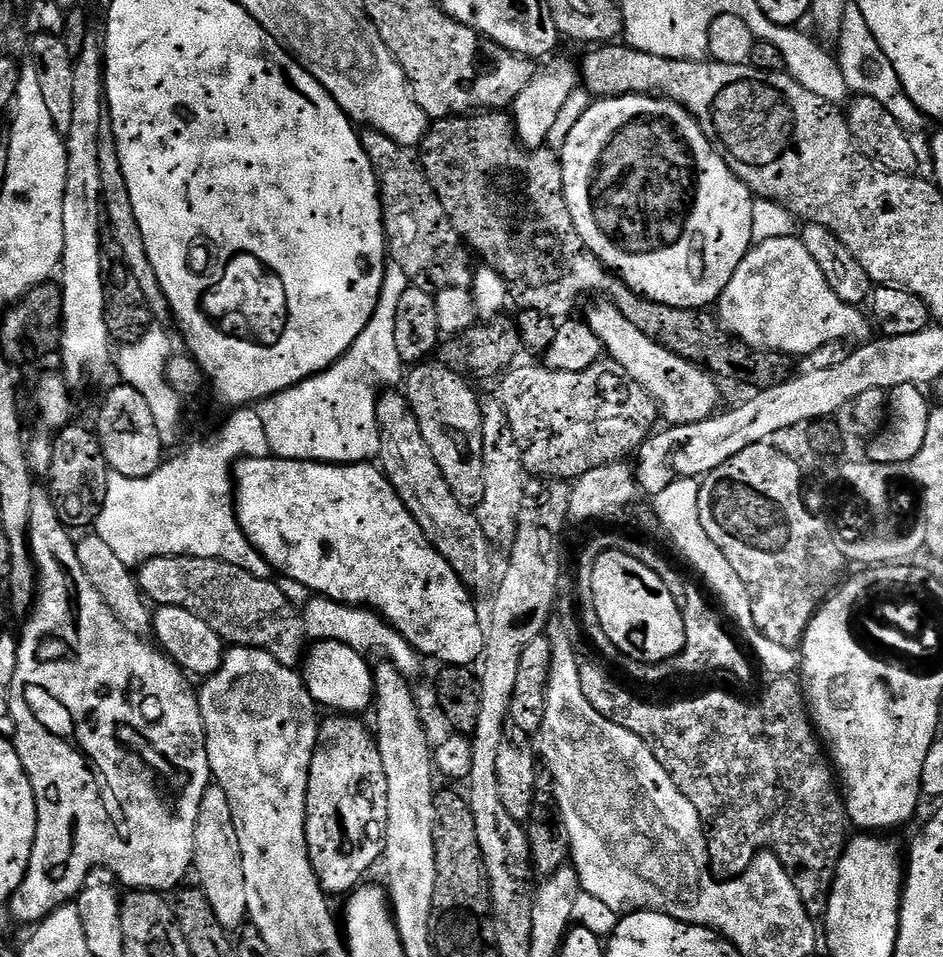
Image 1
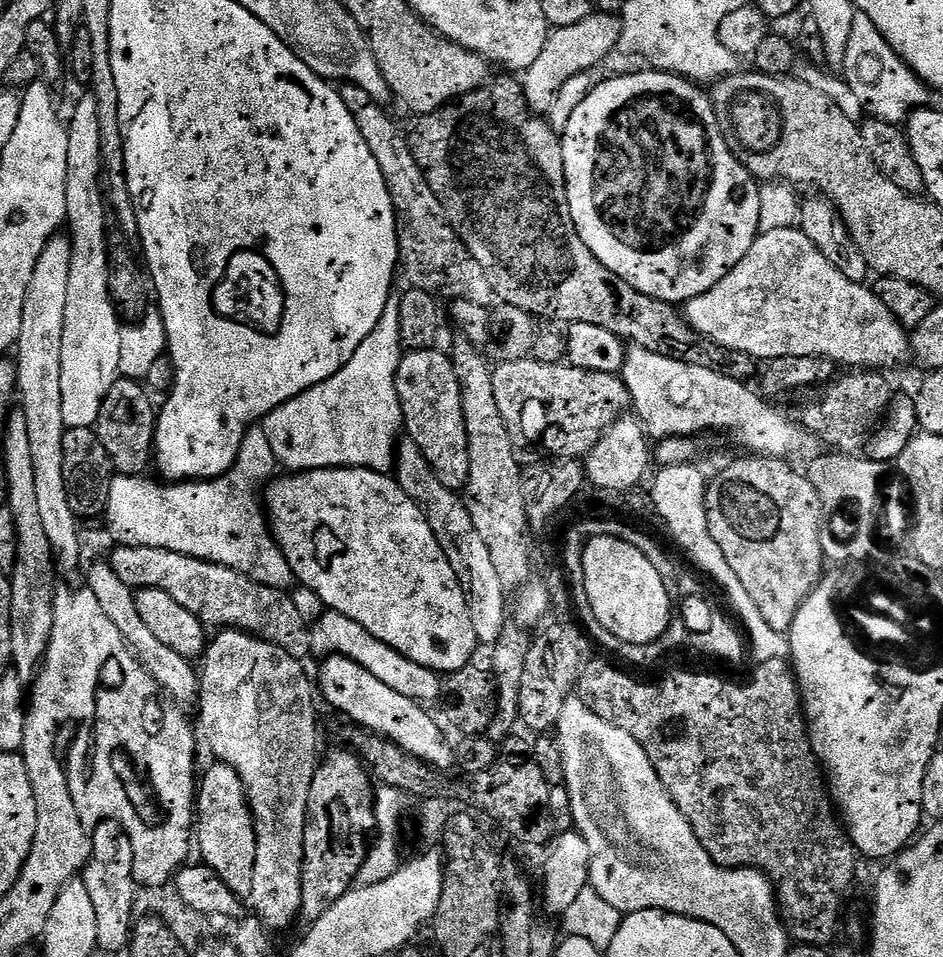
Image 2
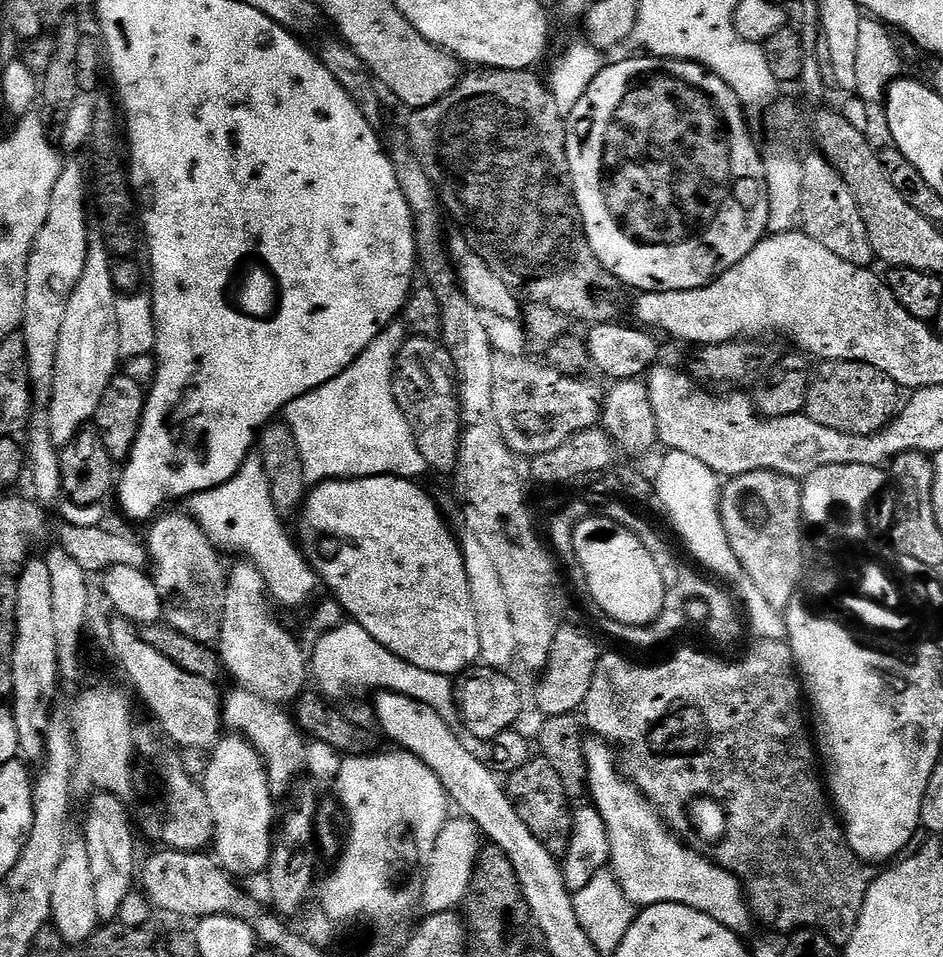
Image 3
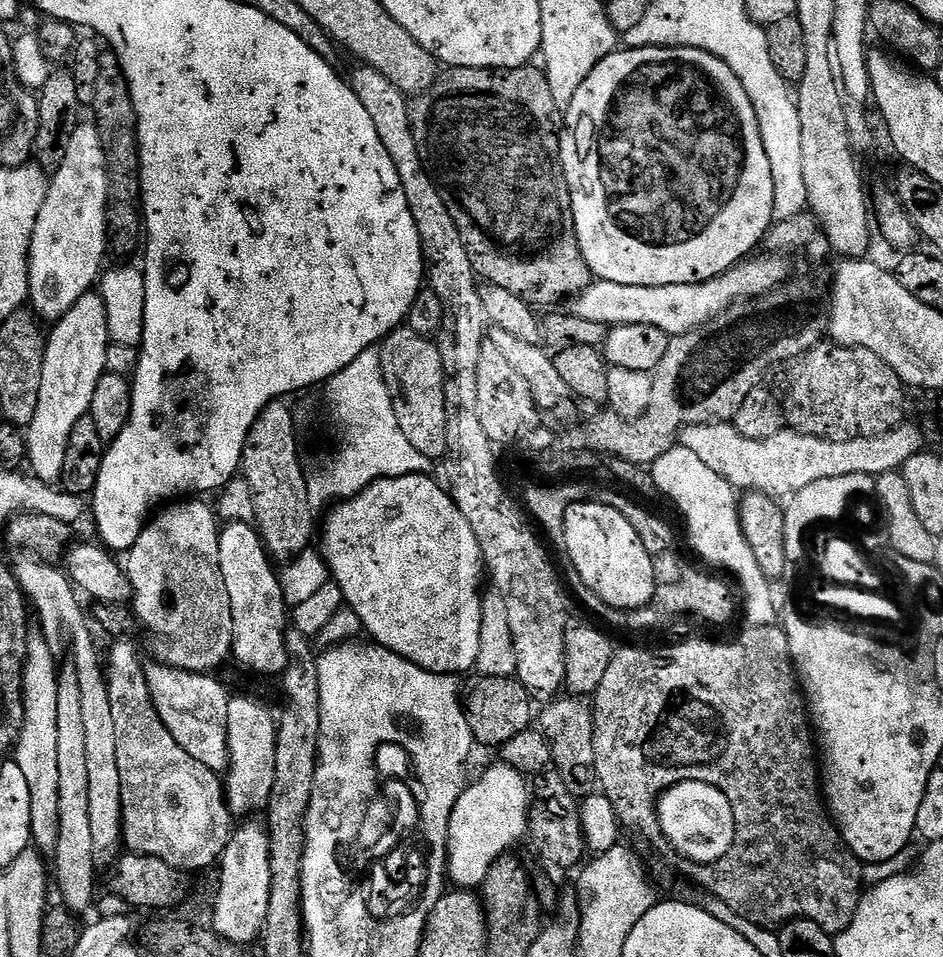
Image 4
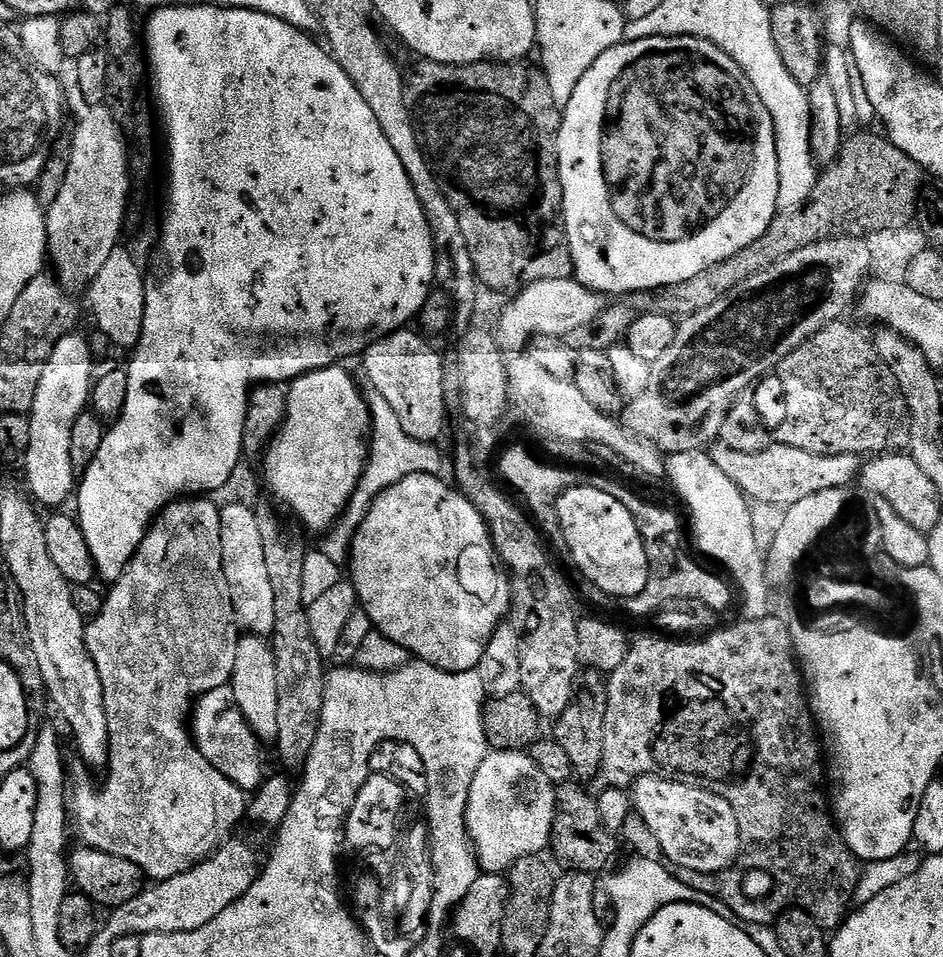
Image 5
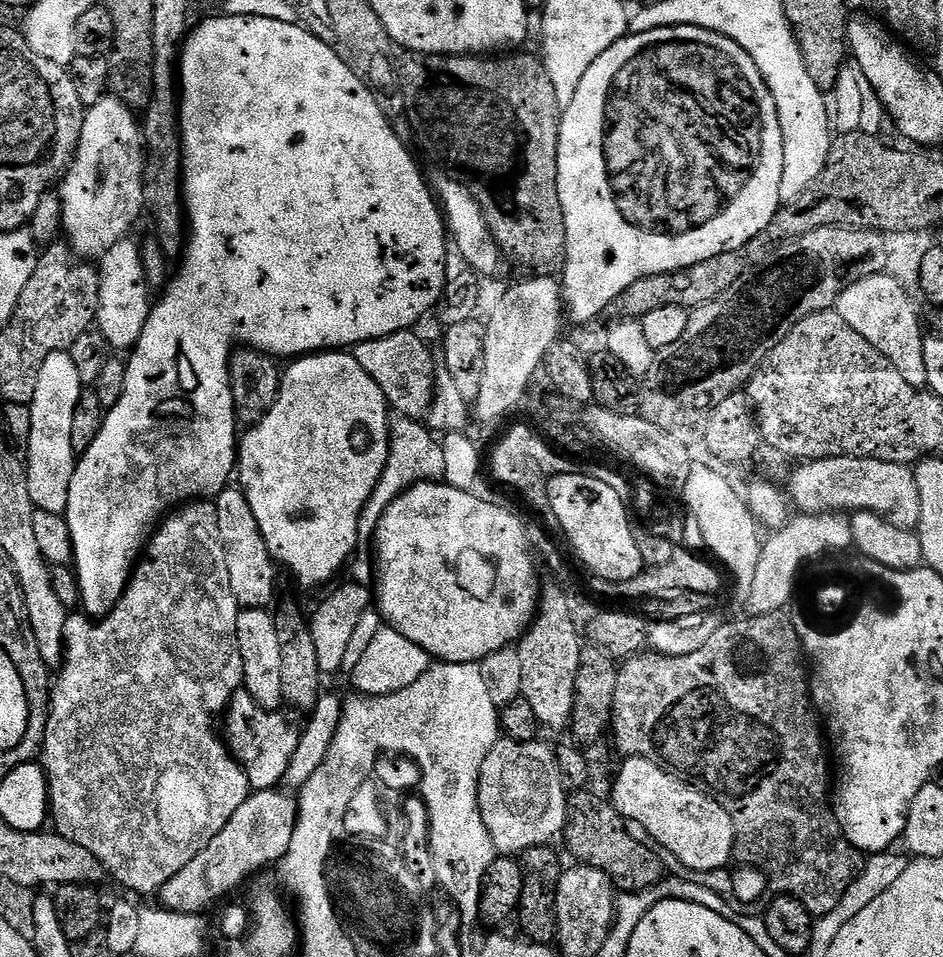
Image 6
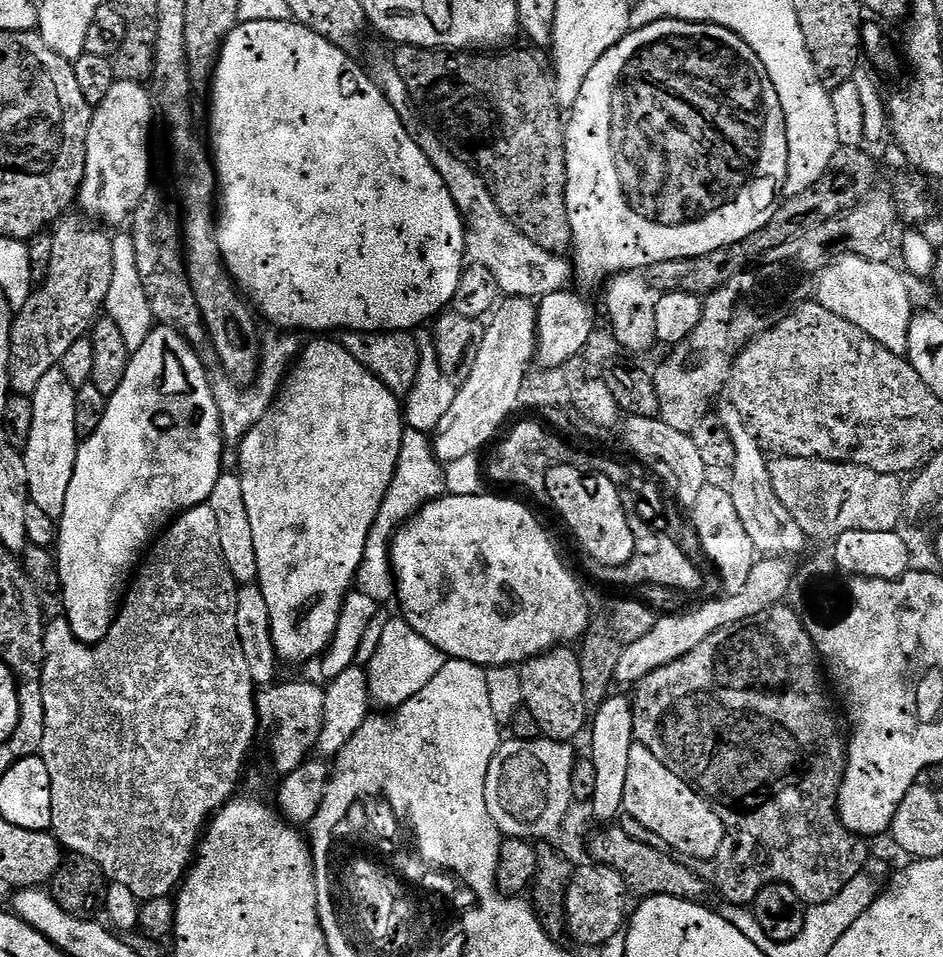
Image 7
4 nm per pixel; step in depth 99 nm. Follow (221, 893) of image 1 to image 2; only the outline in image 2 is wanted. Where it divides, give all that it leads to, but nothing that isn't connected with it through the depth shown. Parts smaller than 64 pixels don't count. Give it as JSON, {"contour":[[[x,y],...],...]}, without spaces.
{"contour":[[[212,762],[212,765],[208,769],[203,769],[202,775],[198,780],[198,795],[196,797],[196,810],[194,816],[194,840],[198,845],[198,852],[200,848],[199,859],[208,867],[215,870],[218,874],[218,878],[222,878],[222,882],[226,882],[226,886],[230,886],[230,890],[236,896],[241,898],[248,898],[252,895],[252,887],[254,886],[254,858],[256,857],[256,821],[252,818],[252,810],[248,806],[248,793],[244,791],[244,783],[242,778],[238,778],[236,771],[228,764],[222,764],[219,762]]]}

